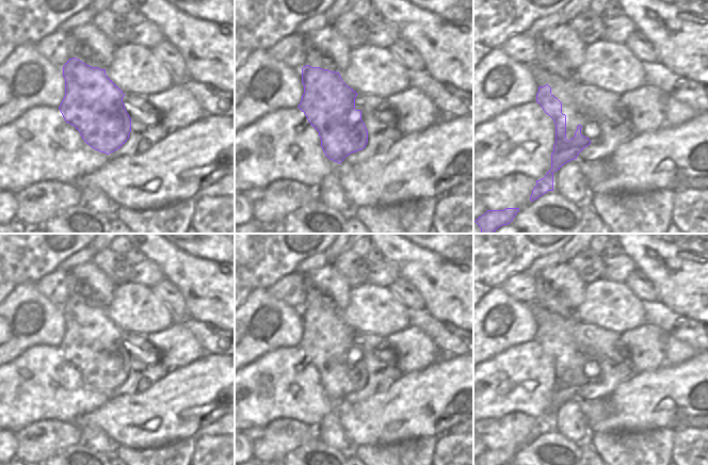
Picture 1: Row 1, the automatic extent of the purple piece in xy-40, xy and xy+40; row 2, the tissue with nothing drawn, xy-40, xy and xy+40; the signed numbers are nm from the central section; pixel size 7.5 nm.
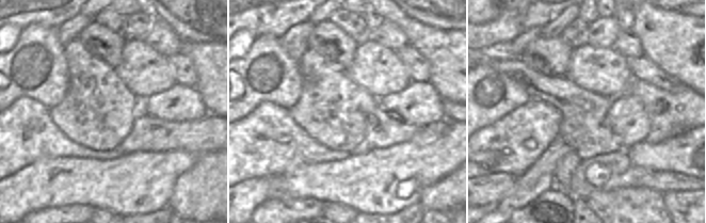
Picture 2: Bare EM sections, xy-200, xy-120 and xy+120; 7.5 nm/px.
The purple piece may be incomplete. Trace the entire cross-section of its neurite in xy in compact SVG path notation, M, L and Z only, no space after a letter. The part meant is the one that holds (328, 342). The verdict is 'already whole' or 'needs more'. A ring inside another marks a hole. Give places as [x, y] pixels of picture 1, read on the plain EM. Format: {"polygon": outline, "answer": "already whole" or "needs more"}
{"polygon": "M305 304L302 322L304 333L297 347L319 371L325 395L340 403L352 391L363 389L368 382L368 369L361 358L361 350L355 348L357 332L342 320L340 312Z", "answer": "already whole"}

